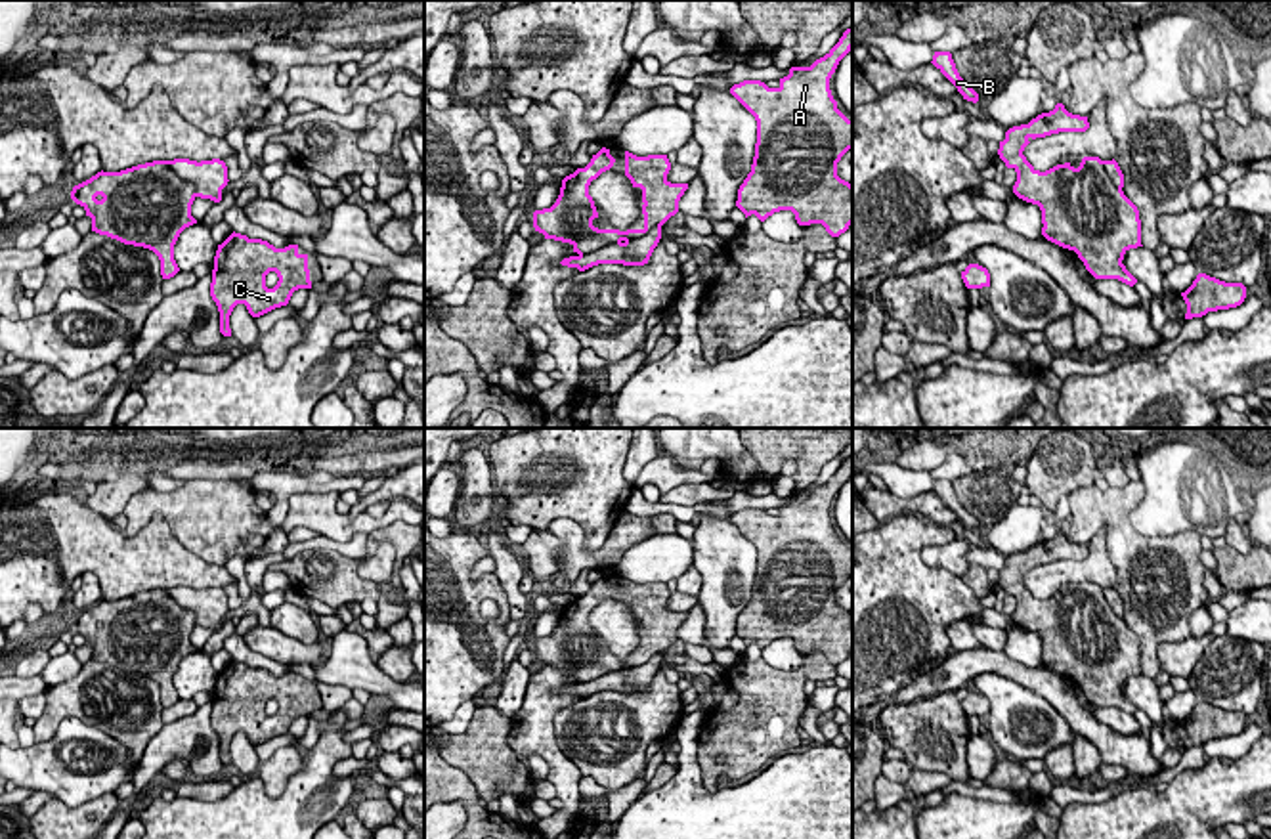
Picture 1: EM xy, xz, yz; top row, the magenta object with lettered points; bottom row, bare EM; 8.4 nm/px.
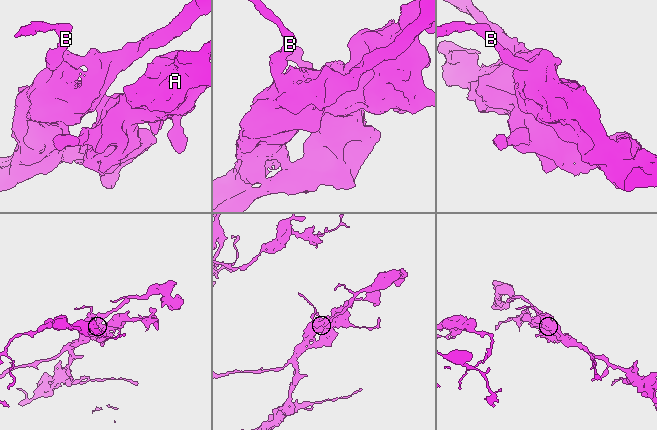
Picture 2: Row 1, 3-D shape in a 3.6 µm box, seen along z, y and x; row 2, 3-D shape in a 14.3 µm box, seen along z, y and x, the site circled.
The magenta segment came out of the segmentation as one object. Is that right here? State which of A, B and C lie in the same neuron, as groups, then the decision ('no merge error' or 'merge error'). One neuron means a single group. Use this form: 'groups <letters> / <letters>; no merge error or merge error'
groups A C / B; merge error

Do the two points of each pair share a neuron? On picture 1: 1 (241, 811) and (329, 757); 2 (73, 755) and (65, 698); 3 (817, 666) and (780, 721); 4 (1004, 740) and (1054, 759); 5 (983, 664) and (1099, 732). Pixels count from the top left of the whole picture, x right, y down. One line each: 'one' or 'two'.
1: one
2: two
3: one
4: two
5: one

